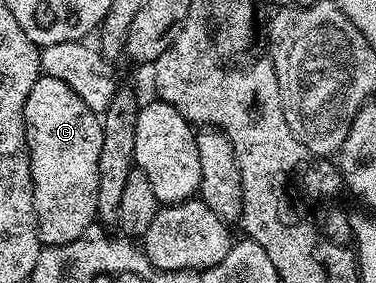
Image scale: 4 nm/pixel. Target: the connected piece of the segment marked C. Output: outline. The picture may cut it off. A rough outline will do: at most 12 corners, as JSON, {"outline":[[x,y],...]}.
{"outline":[[43,74],[23,121],[43,246],[97,217],[102,119]]}

